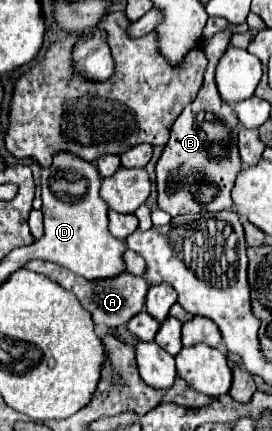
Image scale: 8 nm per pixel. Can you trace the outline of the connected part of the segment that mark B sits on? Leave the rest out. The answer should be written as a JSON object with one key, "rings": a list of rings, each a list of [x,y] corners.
{"rings":[[[218,32],[210,40],[204,42],[204,52],[208,56],[208,68],[204,72],[204,84],[202,84],[196,100],[192,100],[192,104],[188,104],[188,108],[184,108],[180,112],[180,116],[176,118],[176,122],[172,124],[170,140],[168,140],[160,160],[156,164],[158,208],[168,212],[170,216],[178,216],[178,214],[186,214],[186,212],[194,212],[194,214],[220,212],[220,210],[232,208],[230,192],[234,188],[234,180],[236,180],[238,172],[242,170],[240,154],[238,154],[238,148],[236,148],[238,118],[236,118],[236,112],[220,98],[216,82],[214,82],[214,68],[216,68],[220,56],[226,52],[228,44],[230,44],[230,32]]]}

